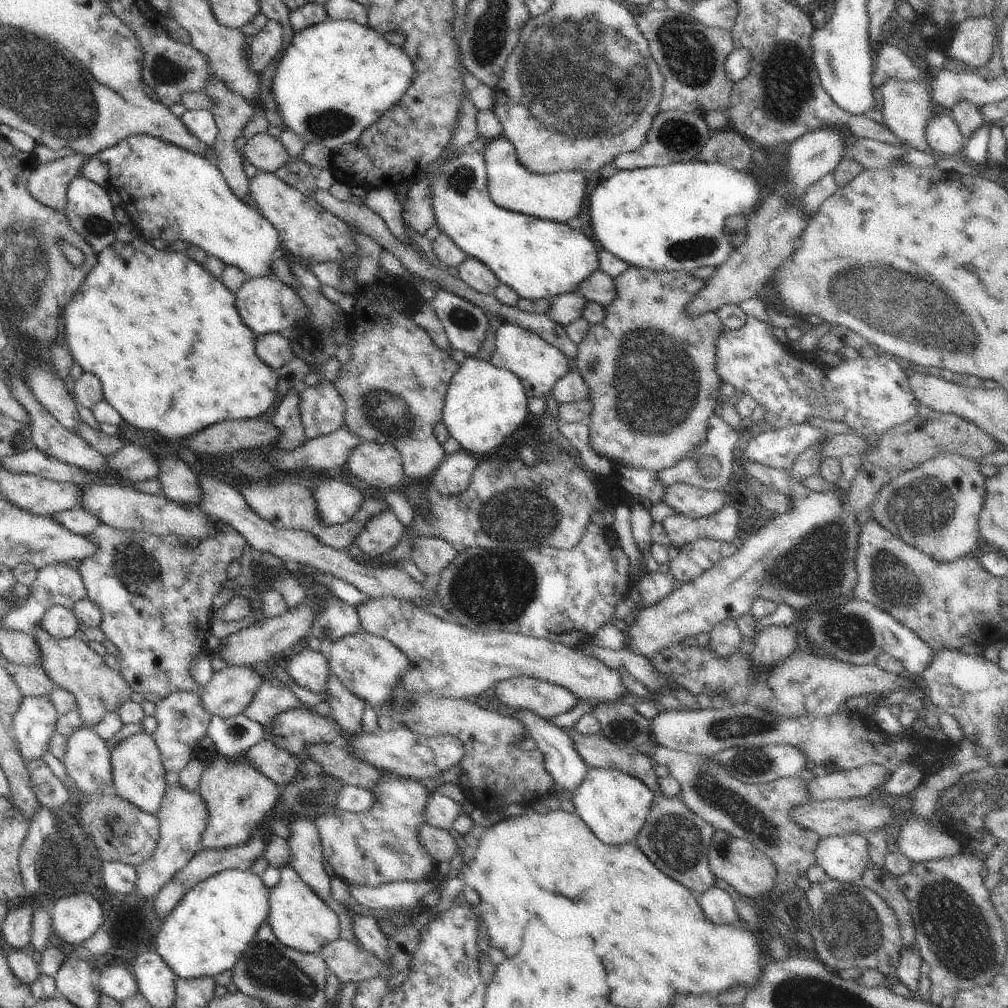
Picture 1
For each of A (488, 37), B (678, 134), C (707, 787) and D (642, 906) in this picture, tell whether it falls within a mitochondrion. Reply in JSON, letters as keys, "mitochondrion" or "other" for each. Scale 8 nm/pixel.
{"A":"mitochondrion","B":"mitochondrion","C":"mitochondrion","D":"other"}

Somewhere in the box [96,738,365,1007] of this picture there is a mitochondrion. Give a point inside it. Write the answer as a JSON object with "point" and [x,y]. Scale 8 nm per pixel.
{"point":[267,967]}

